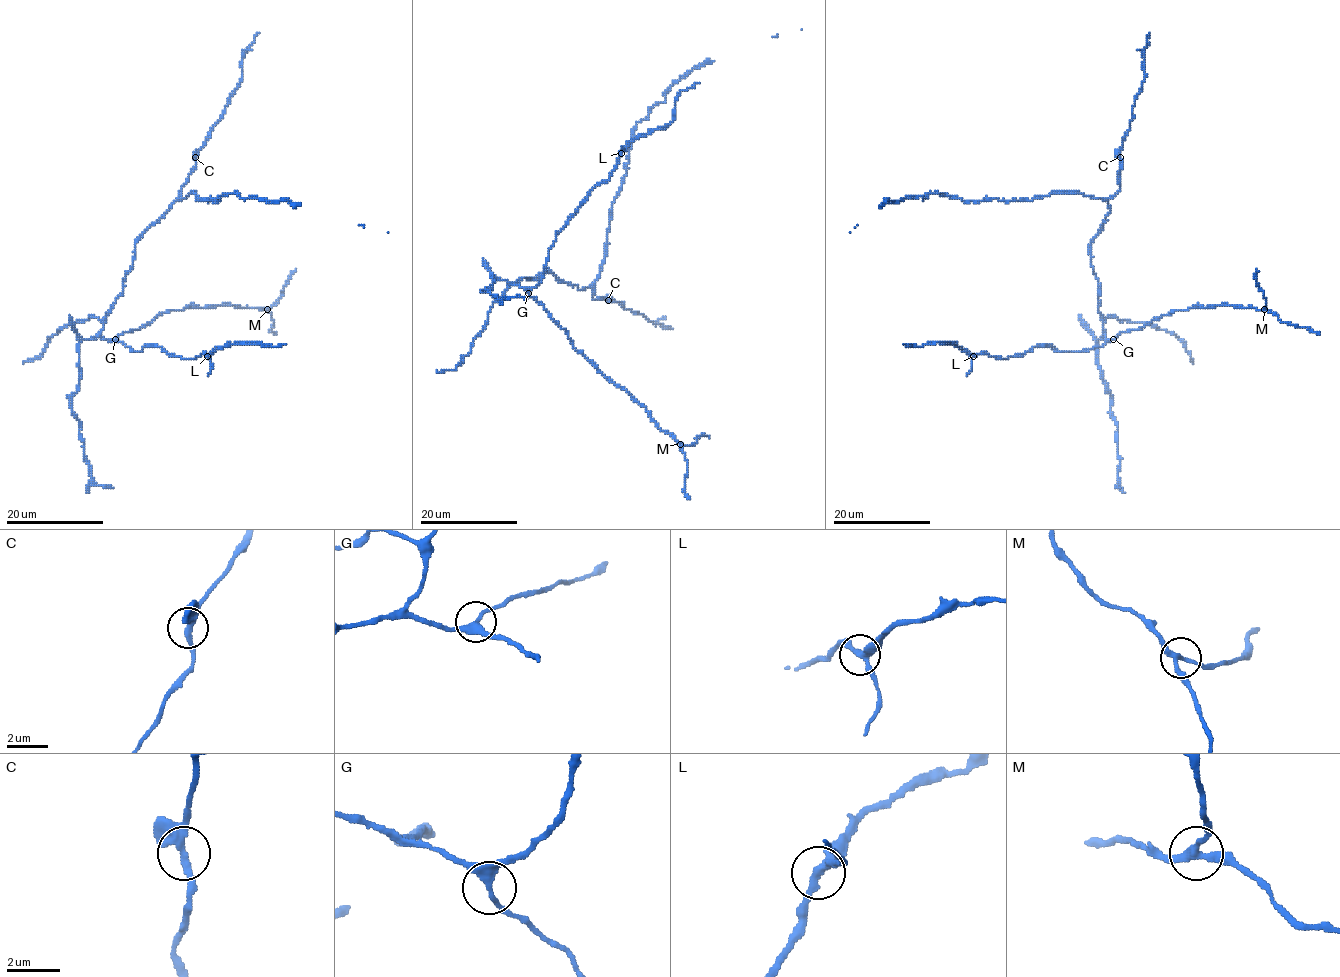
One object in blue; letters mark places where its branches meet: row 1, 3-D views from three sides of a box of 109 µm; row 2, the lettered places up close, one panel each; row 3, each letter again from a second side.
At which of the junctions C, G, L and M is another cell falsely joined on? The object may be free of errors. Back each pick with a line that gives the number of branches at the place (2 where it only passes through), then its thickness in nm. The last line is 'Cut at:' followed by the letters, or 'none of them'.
Cut at: none of them

